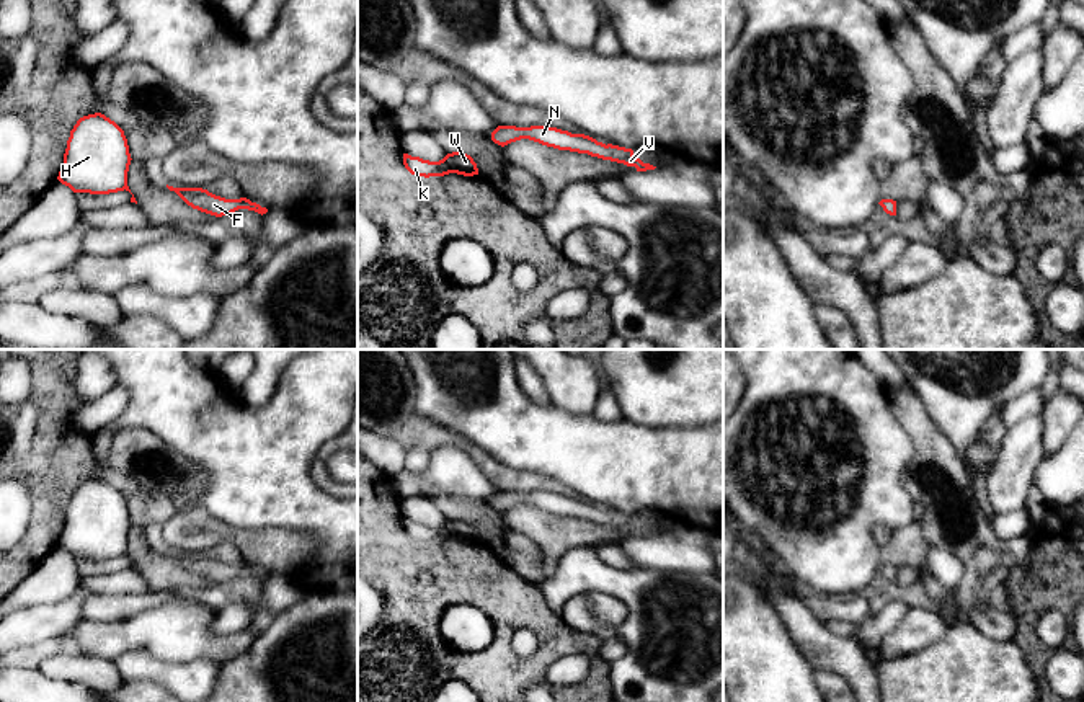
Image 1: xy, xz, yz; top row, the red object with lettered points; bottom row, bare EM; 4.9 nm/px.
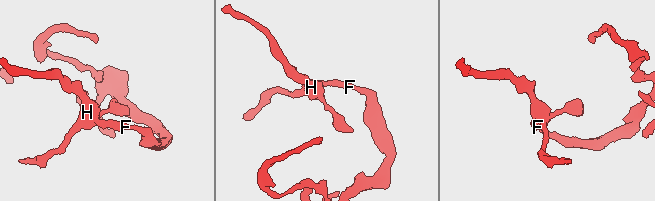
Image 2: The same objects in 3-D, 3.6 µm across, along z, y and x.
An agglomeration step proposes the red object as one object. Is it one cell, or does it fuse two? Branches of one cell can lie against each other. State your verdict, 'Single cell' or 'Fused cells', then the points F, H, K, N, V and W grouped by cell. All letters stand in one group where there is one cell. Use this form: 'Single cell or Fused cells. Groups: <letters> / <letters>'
Single cell. Groups: F H K N V W

